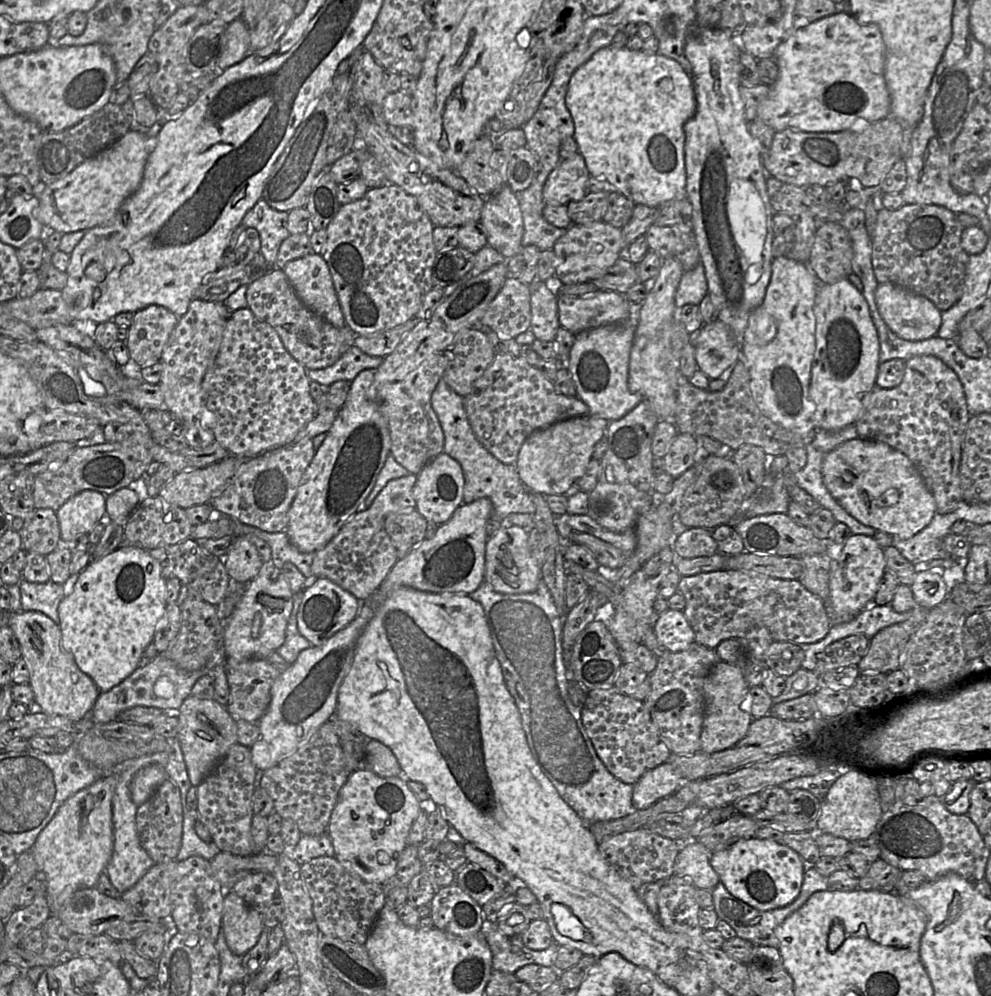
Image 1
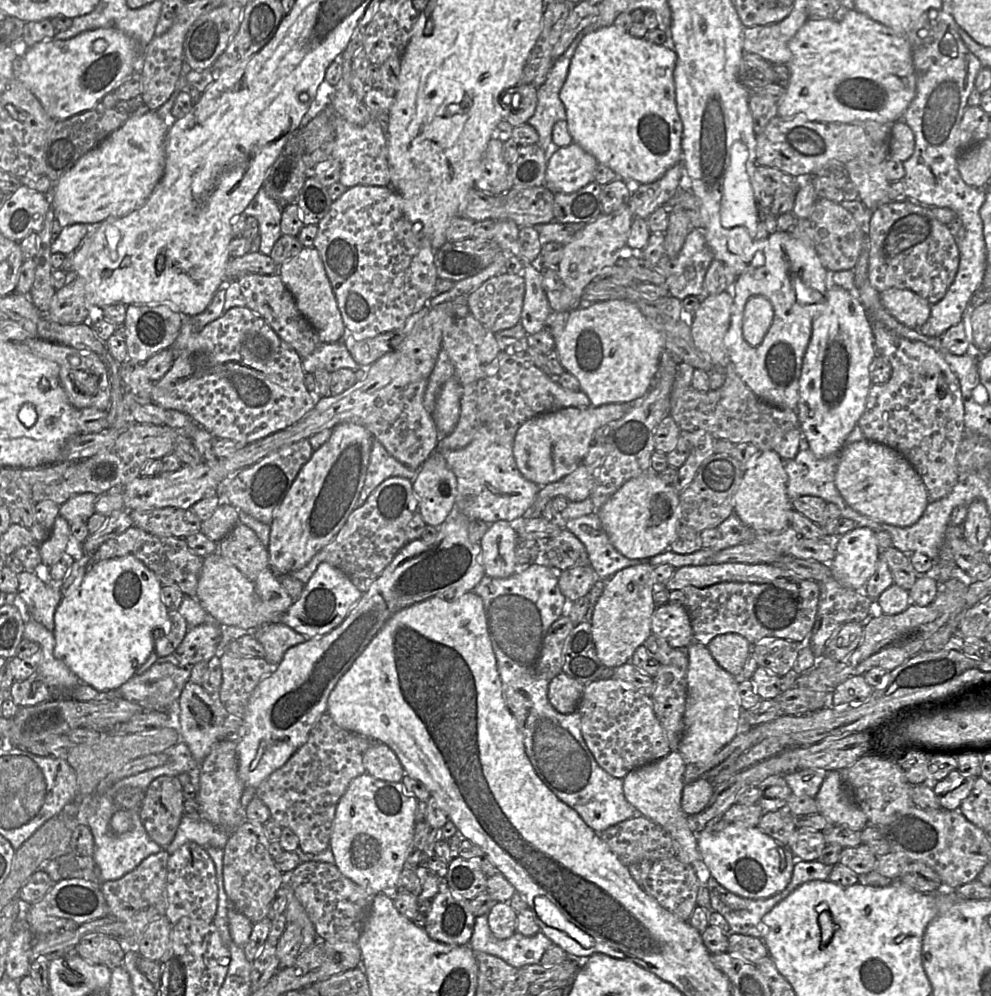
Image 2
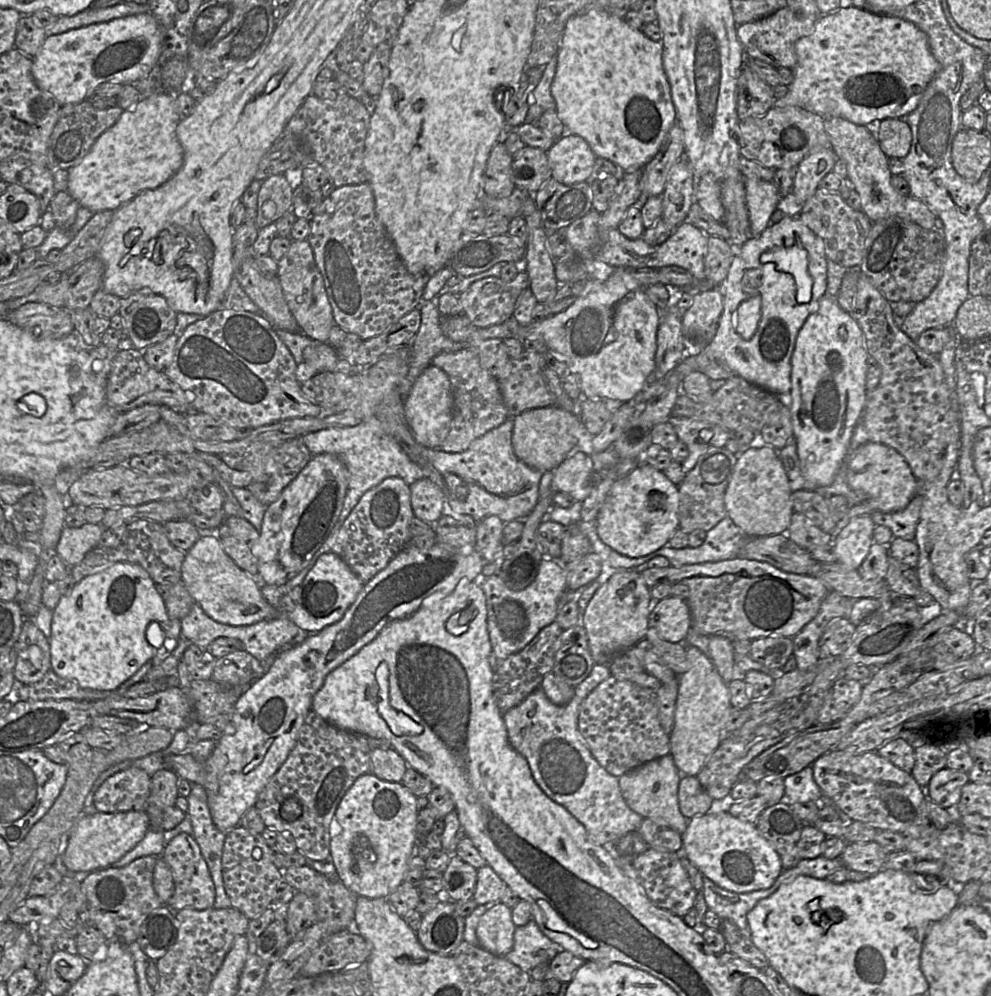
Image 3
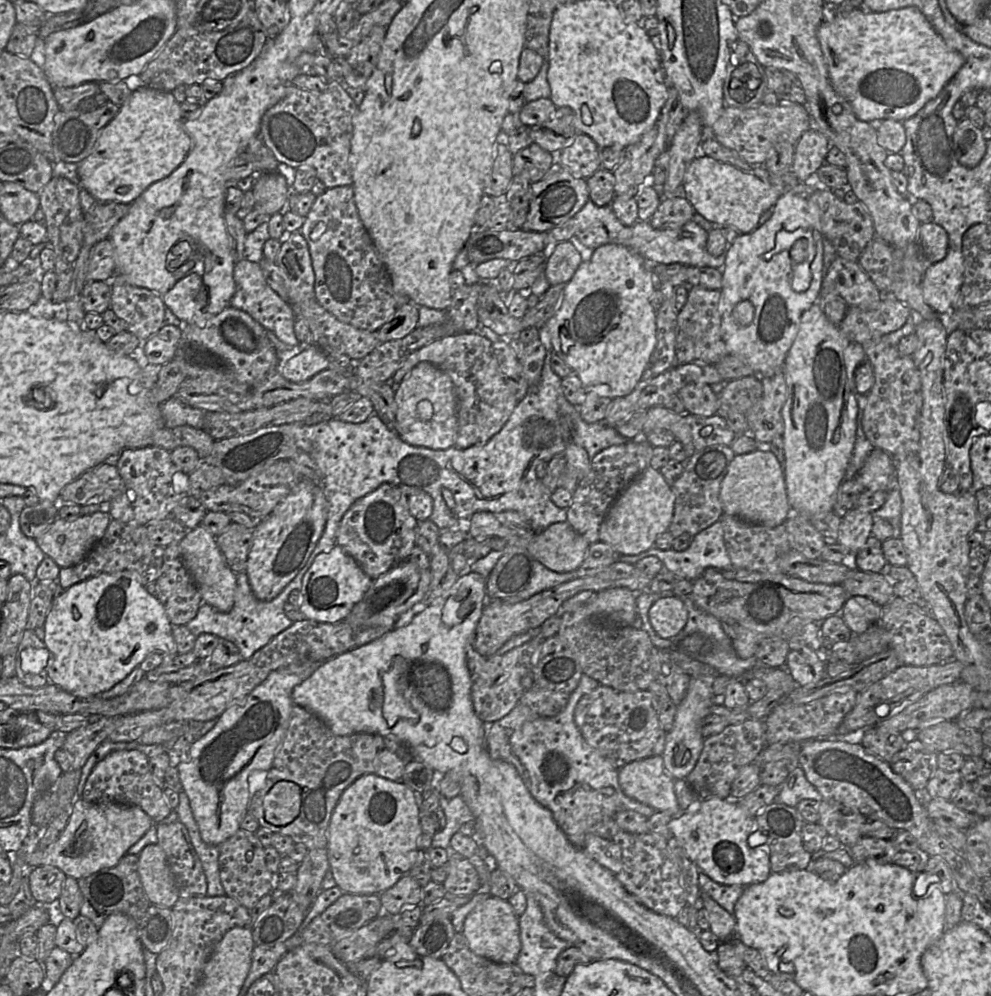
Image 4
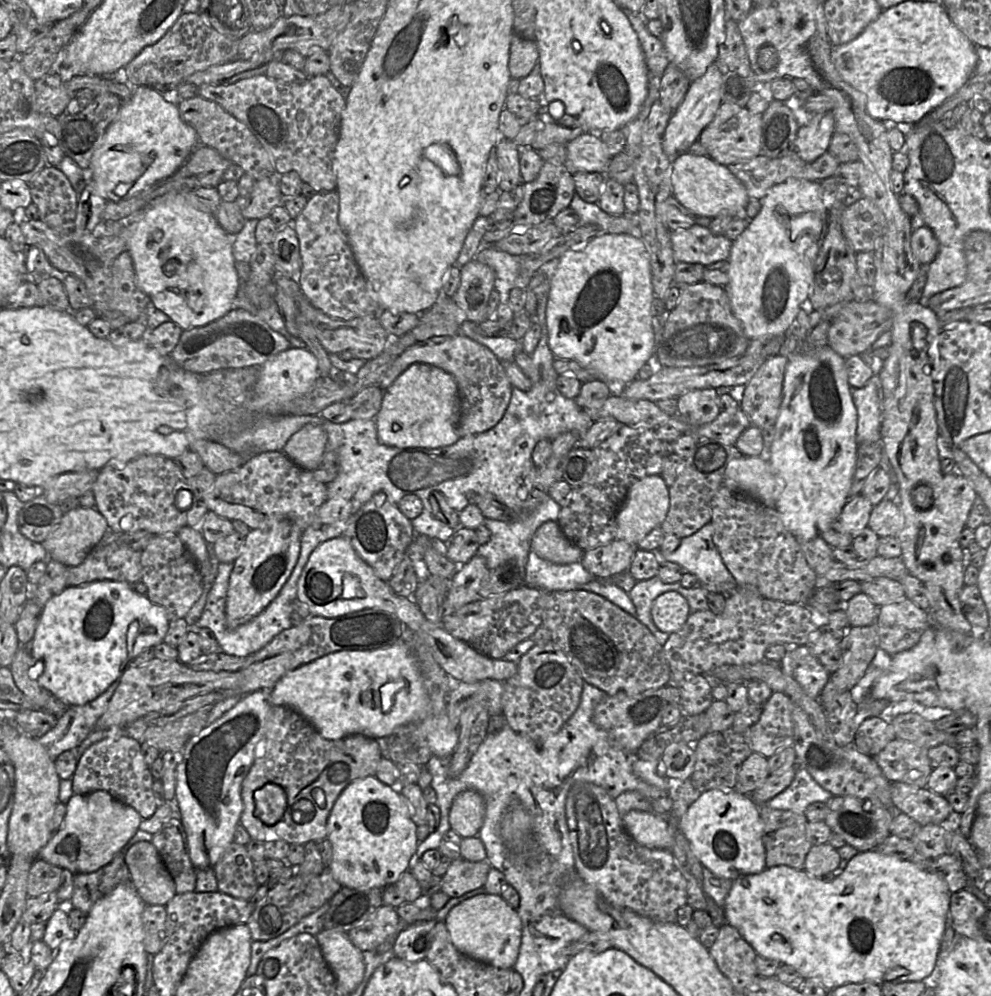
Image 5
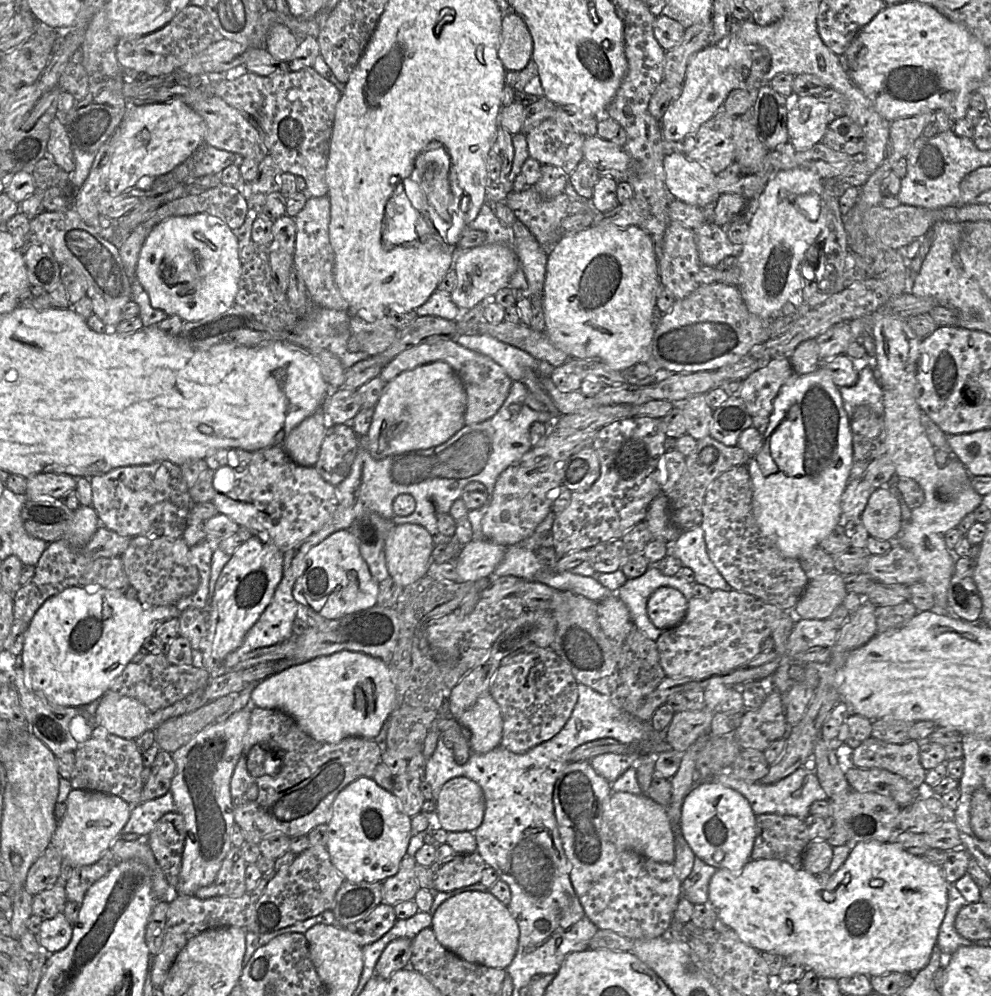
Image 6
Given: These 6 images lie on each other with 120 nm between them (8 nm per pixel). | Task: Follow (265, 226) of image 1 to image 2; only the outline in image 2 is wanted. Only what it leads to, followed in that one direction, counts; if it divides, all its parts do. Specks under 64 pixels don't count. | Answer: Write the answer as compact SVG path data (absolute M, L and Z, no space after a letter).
M261 187L243 213L246 217L255 217L259 225L259 234L252 251L270 256L275 243L282 235L280 223L283 206L270 198L264 187Z

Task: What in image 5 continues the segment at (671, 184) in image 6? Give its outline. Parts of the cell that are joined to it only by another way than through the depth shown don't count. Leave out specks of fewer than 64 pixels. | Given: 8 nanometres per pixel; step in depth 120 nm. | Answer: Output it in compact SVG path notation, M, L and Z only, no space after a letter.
M689 152L678 155L672 161L672 195L696 216L713 218L720 212L727 212L735 217L743 215L749 201L742 182L729 170L707 156L697 156Z

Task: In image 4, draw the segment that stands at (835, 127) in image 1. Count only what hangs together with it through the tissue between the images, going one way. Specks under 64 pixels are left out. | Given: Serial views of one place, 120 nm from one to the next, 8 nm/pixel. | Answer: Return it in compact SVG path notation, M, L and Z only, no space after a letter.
M913 6L886 12L853 9L835 13L834 8L827 8L817 38L834 90L850 103L856 117L867 123L878 119L903 122L914 117L939 95L965 63L964 57L949 48L921 11Z

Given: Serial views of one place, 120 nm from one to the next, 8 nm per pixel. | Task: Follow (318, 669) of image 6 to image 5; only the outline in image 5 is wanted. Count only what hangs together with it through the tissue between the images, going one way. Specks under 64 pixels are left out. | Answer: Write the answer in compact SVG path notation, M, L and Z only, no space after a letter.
M403 640L391 646L366 651L338 651L320 657L283 676L271 689L271 706L286 706L303 716L322 737L338 740L349 735L370 738L389 736L397 727L416 722L422 725L432 755L450 759L458 744L458 731L446 711L434 712L416 658Z

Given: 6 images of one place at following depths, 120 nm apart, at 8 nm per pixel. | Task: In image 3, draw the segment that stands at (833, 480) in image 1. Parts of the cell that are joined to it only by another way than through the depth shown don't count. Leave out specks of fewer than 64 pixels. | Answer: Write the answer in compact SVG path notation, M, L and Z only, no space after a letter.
M866 442L851 455L846 467L846 482L872 509L893 513L904 509L918 493L918 480L905 459L892 447Z

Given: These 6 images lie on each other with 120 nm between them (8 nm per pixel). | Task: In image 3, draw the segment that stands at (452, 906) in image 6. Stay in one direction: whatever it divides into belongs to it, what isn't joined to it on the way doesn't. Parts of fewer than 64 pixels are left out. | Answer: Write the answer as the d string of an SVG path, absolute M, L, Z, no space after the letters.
M495 903L478 922L476 936L479 946L493 955L504 956L513 947L515 929L512 909L503 903Z

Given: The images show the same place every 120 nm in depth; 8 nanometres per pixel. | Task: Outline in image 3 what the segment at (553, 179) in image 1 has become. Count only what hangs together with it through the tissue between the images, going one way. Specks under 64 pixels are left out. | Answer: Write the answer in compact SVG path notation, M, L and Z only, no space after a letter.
M565 133L546 151L551 177L573 185L593 180L596 156L589 144L580 136Z

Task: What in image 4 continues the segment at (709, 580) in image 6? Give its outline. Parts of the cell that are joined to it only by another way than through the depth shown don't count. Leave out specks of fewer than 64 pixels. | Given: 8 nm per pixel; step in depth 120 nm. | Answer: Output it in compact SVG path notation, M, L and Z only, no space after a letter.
M716 521L711 526L707 527L706 529L694 535L690 546L684 551L675 551L673 549L661 550L655 547L652 547L644 552L641 552L640 554L631 555L631 556L636 557L642 554L646 554L647 557L648 556L658 557L662 561L664 567L667 568L669 571L673 572L679 579L684 578L691 581L694 581L695 579L701 577L704 571L709 567L721 568L725 570L734 569L731 563L731 560L729 558L729 555L727 553L726 547L725 547L724 537L723 537L723 528L720 521Z

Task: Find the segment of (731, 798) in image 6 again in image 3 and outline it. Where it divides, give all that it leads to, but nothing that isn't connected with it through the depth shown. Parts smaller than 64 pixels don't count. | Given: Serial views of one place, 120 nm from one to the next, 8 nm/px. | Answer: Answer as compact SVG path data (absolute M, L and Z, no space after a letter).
M707 812L704 815L690 818L681 838L687 858L697 869L718 886L733 892L745 893L767 889L774 884L783 871L779 854L769 841L761 835L755 824L739 820L729 812Z

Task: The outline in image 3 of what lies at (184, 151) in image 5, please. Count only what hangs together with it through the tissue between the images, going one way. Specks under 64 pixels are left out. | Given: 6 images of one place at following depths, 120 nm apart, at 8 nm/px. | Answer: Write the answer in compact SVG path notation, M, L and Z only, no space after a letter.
M161 92L142 98L132 109L124 110L117 122L104 131L94 142L80 163L68 170L67 192L93 213L115 211L140 193L153 190L166 183L184 163L184 152L176 128L181 120L175 109L175 97Z

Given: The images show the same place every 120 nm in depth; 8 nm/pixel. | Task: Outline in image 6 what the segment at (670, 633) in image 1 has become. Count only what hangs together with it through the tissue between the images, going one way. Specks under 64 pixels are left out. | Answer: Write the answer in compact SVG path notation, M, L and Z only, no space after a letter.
M672 587L656 589L647 601L647 616L661 631L677 626L685 617L687 599Z

